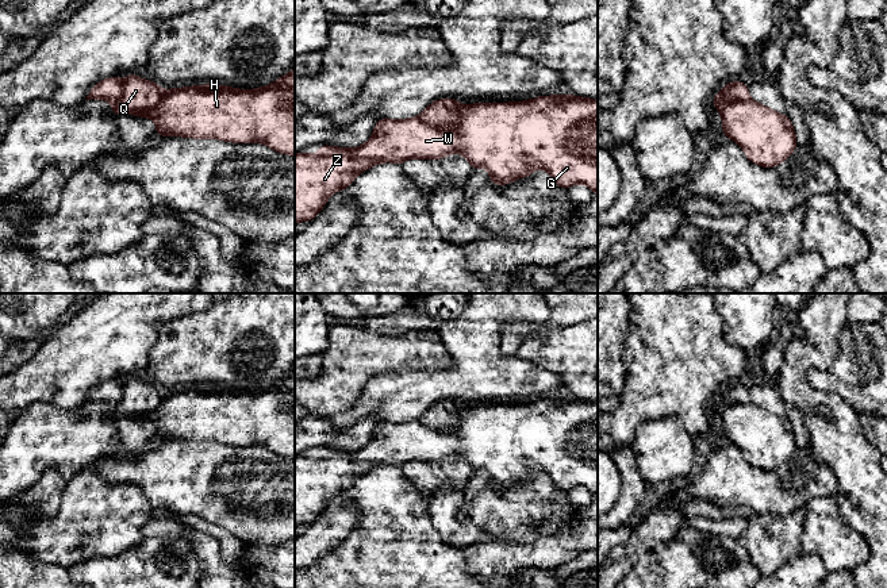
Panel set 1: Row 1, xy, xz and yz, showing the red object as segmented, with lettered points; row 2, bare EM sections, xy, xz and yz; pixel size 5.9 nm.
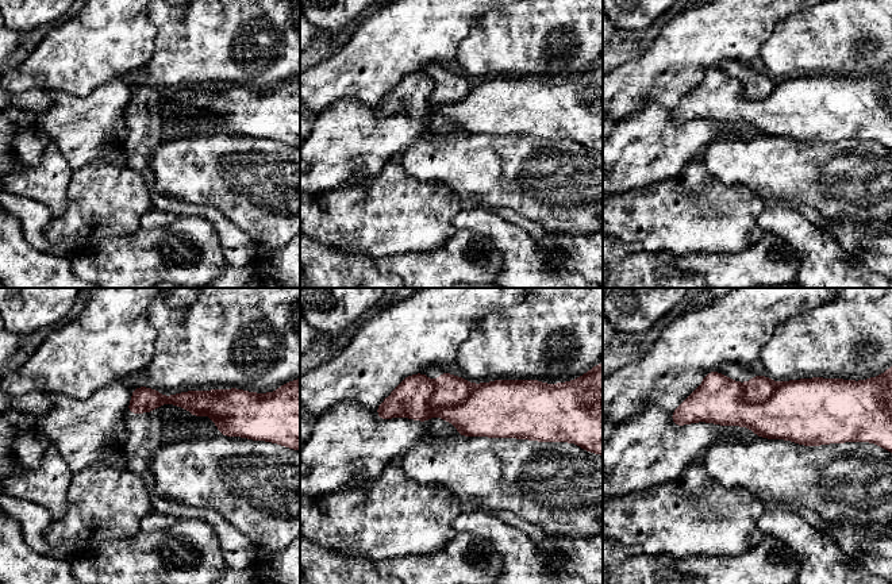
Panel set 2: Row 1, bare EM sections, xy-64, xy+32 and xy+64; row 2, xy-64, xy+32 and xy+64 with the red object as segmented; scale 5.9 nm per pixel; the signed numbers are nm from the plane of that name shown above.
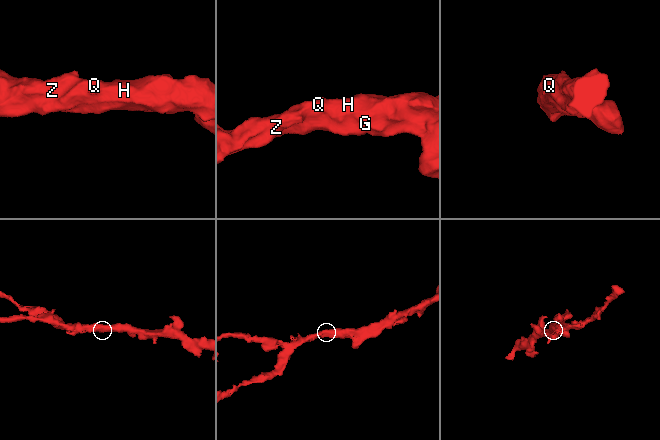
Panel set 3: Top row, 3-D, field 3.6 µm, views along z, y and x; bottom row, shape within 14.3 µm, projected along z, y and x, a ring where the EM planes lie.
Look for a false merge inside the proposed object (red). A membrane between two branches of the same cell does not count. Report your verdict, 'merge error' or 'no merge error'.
merge error

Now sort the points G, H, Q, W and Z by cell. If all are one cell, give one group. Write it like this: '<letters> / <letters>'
G H W Z / Q

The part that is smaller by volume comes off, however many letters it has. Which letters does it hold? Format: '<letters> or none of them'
Q

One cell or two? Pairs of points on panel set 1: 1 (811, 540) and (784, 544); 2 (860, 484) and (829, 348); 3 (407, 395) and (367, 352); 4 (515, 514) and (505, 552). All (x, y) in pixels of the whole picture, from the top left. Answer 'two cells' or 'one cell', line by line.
1: two cells
2: one cell
3: two cells
4: two cells

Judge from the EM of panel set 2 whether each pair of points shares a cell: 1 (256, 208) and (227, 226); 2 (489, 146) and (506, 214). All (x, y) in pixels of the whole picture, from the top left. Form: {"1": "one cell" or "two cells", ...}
{"1": "two cells", "2": "two cells"}

